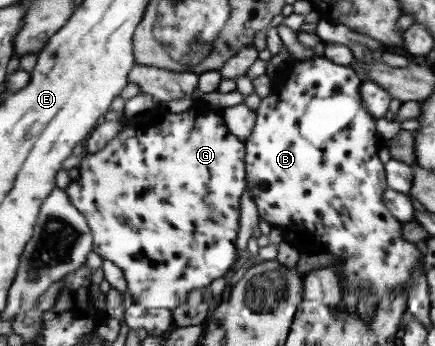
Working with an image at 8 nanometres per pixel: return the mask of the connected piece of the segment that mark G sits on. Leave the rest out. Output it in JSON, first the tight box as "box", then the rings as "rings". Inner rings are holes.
{"box":[65,107,248,310],"rings":[[[213,107],[201,111],[189,108],[180,113],[168,112],[160,117],[146,115],[142,121],[131,123],[129,129],[131,129],[129,133],[117,135],[99,153],[87,154],[80,163],[78,180],[71,181],[65,188],[65,192],[69,194],[73,206],[84,213],[87,218],[87,223],[90,225],[94,237],[94,252],[118,266],[124,273],[127,290],[132,294],[133,303],[138,303],[147,309],[174,310],[186,303],[191,292],[209,287],[215,279],[226,277],[231,269],[240,264],[241,257],[237,241],[242,223],[242,197],[248,186],[246,143],[230,133],[221,110],[216,110]]]}

